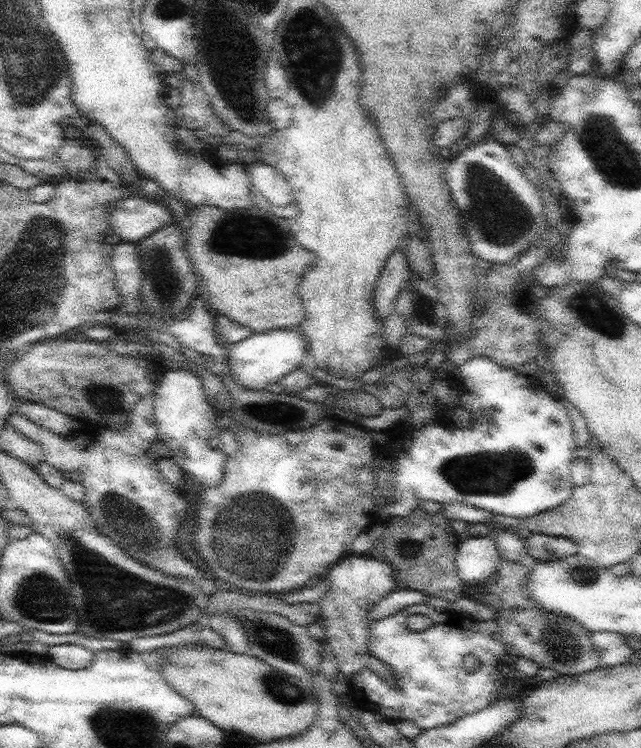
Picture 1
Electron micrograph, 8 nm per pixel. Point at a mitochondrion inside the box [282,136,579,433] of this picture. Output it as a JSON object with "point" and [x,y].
{"point":[500,218]}

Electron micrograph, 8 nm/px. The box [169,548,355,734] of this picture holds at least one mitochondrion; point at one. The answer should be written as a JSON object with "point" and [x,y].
{"point":[275,640]}

